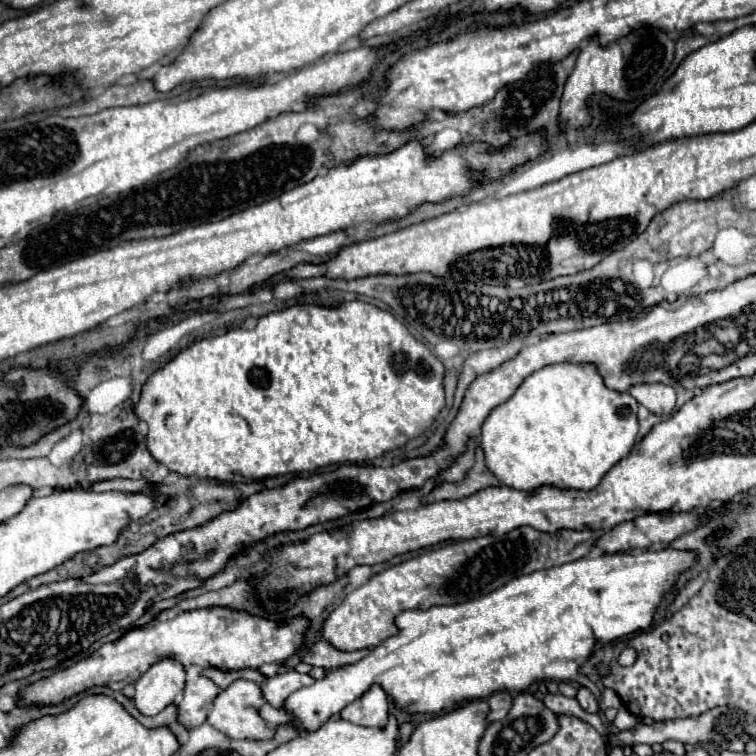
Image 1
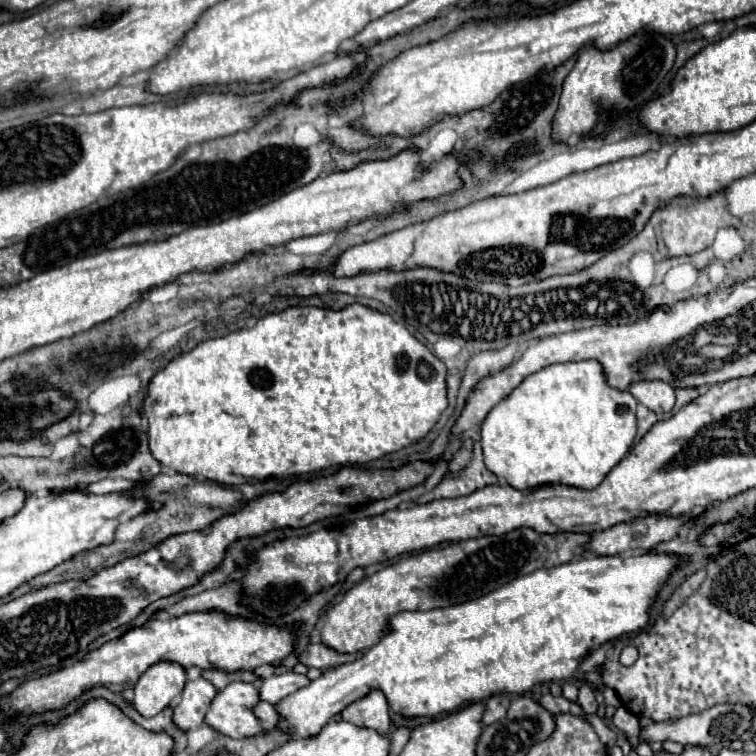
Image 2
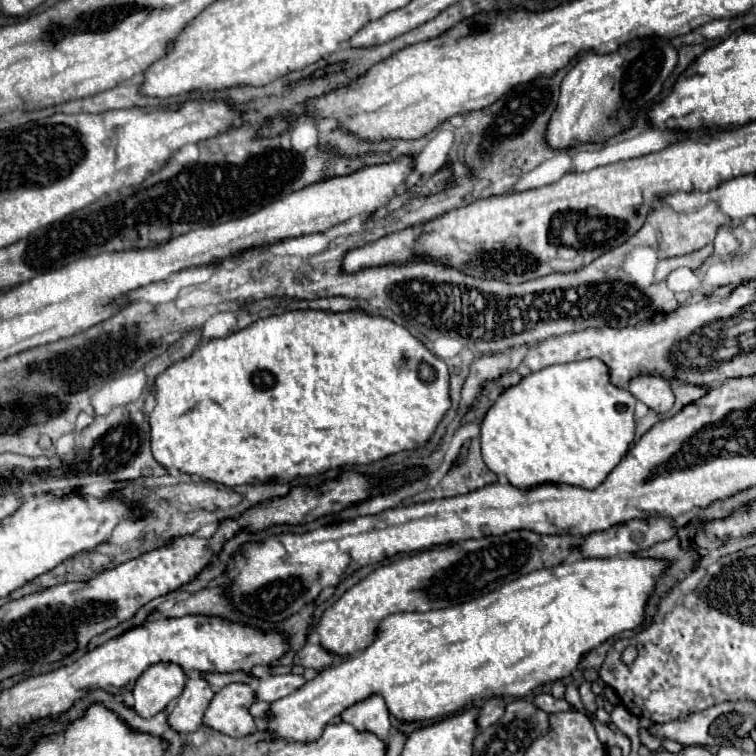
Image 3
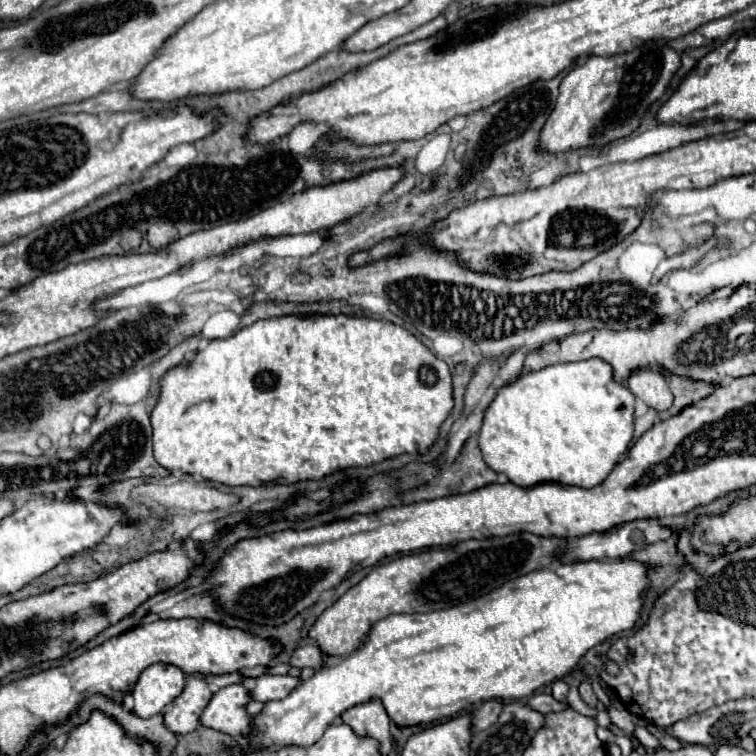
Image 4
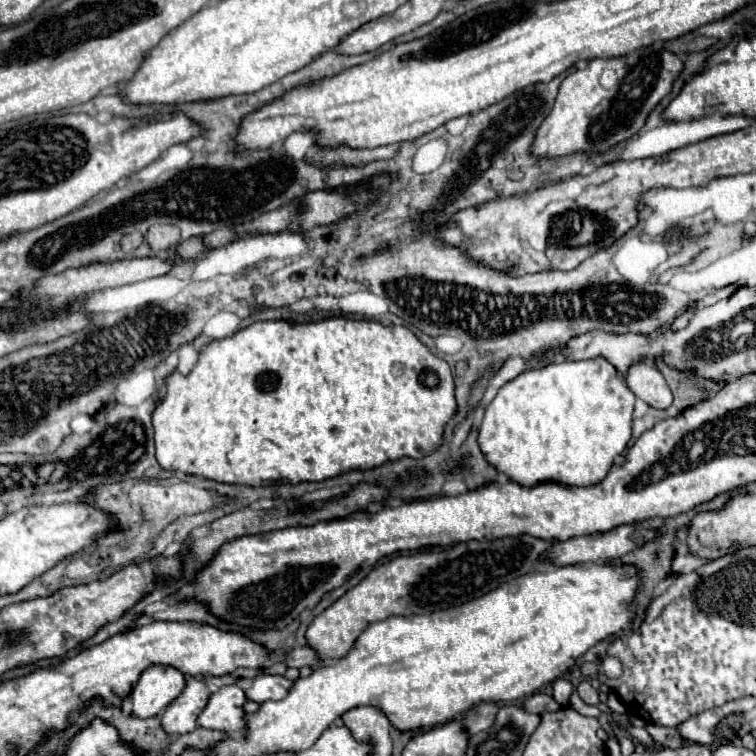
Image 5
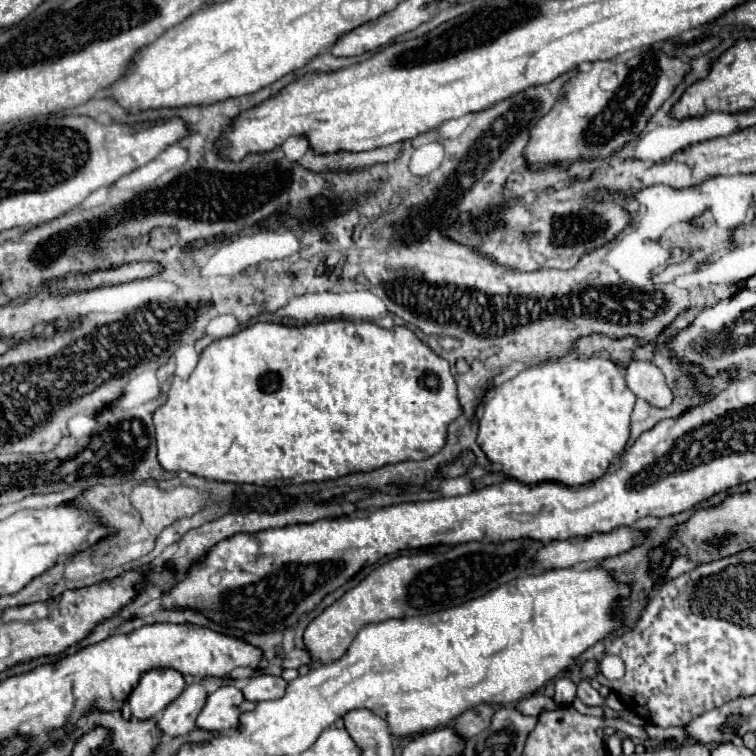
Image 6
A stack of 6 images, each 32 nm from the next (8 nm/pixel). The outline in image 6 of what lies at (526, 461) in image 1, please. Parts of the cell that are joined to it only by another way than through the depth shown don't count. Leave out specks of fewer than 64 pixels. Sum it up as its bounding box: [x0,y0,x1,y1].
[478,356,634,486]

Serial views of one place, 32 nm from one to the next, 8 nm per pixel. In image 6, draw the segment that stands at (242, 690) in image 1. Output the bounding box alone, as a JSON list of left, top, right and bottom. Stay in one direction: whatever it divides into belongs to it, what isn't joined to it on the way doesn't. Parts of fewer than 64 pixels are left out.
[196,686,244,732]

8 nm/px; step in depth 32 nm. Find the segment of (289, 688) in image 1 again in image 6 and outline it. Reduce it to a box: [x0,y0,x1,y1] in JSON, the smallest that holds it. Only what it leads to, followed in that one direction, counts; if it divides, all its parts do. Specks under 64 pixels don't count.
[242,674,286,702]

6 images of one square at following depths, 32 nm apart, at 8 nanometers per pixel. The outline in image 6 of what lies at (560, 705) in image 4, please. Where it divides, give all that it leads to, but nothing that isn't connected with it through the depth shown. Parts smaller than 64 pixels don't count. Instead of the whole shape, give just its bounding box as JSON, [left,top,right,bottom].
[516,694,558,716]

